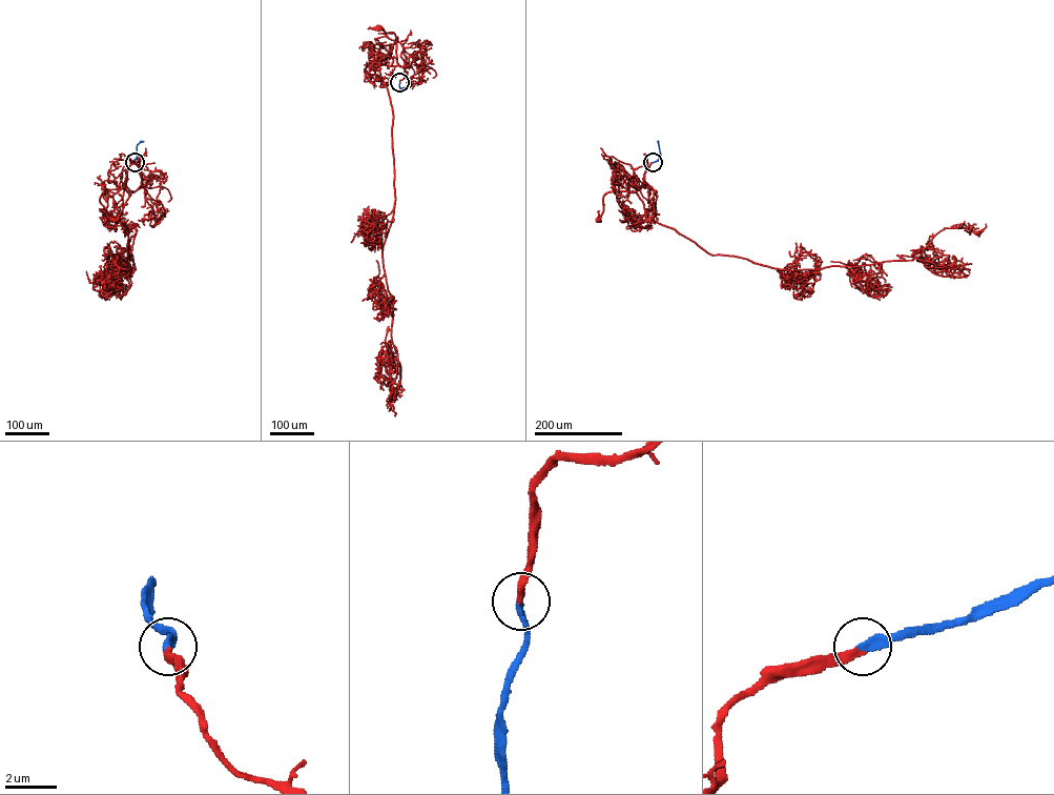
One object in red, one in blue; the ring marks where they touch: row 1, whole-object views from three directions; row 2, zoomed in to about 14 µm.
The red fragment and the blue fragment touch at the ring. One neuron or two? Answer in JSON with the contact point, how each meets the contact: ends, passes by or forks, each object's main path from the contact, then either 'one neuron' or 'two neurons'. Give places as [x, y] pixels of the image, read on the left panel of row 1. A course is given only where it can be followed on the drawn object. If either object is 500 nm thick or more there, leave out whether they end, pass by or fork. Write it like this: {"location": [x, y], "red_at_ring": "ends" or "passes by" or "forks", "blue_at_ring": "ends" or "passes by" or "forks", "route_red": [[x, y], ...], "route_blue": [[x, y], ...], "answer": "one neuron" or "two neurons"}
{"location": [135, 162], "red_at_ring": "ends", "blue_at_ring": "ends", "route_red": [[135, 162], [142, 174], [141, 184], [131, 191], [114, 221]], "route_blue": [[135, 162], [137, 145], [143, 141]], "answer": "one neuron"}

